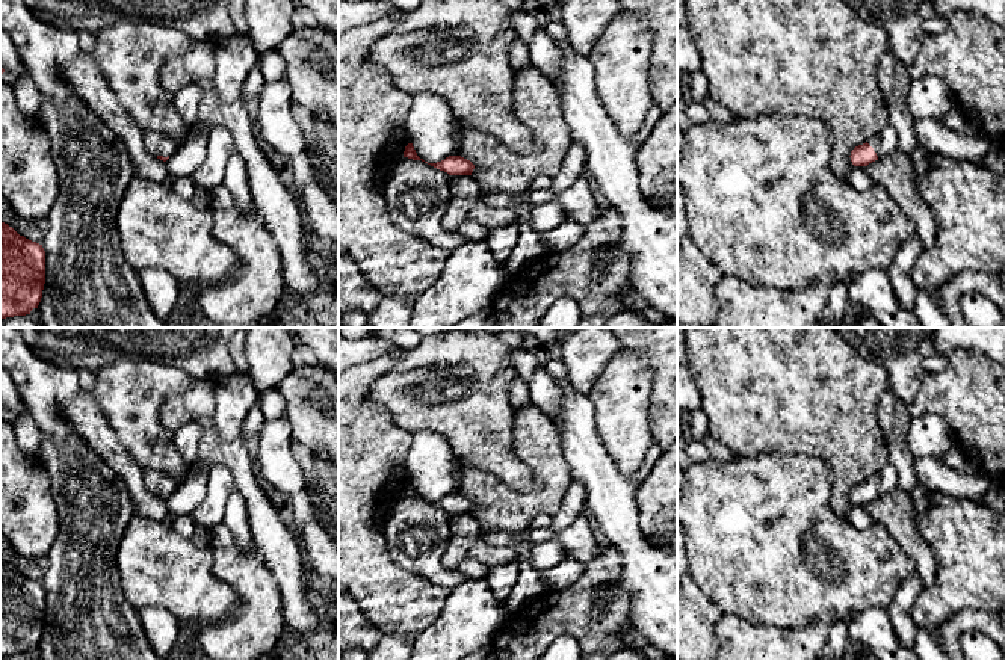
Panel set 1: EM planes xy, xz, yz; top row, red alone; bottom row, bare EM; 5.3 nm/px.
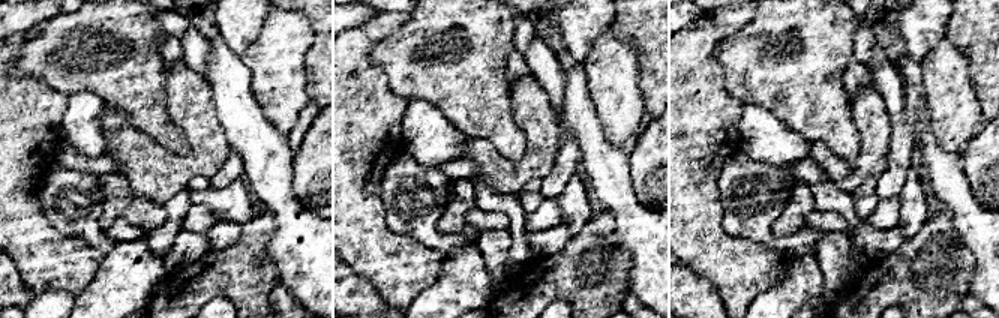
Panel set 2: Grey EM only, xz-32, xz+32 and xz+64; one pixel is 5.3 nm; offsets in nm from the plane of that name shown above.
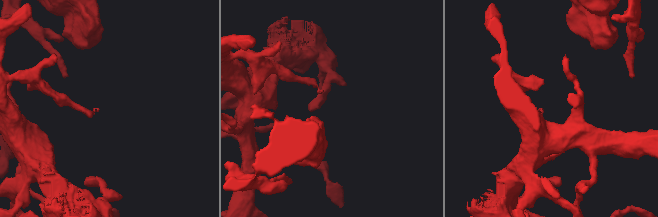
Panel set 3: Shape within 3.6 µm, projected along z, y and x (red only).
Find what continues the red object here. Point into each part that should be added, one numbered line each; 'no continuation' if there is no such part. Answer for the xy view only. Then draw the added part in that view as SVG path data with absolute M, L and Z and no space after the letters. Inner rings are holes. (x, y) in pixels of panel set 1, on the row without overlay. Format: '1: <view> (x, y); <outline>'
1: xy (156, 482); M154 470L144 471L144 485L153 495L168 495L180 486L172 477Z

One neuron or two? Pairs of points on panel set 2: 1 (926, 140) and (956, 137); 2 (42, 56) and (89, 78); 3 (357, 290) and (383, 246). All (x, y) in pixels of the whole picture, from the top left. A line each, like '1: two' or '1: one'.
1: two
2: one
3: two

